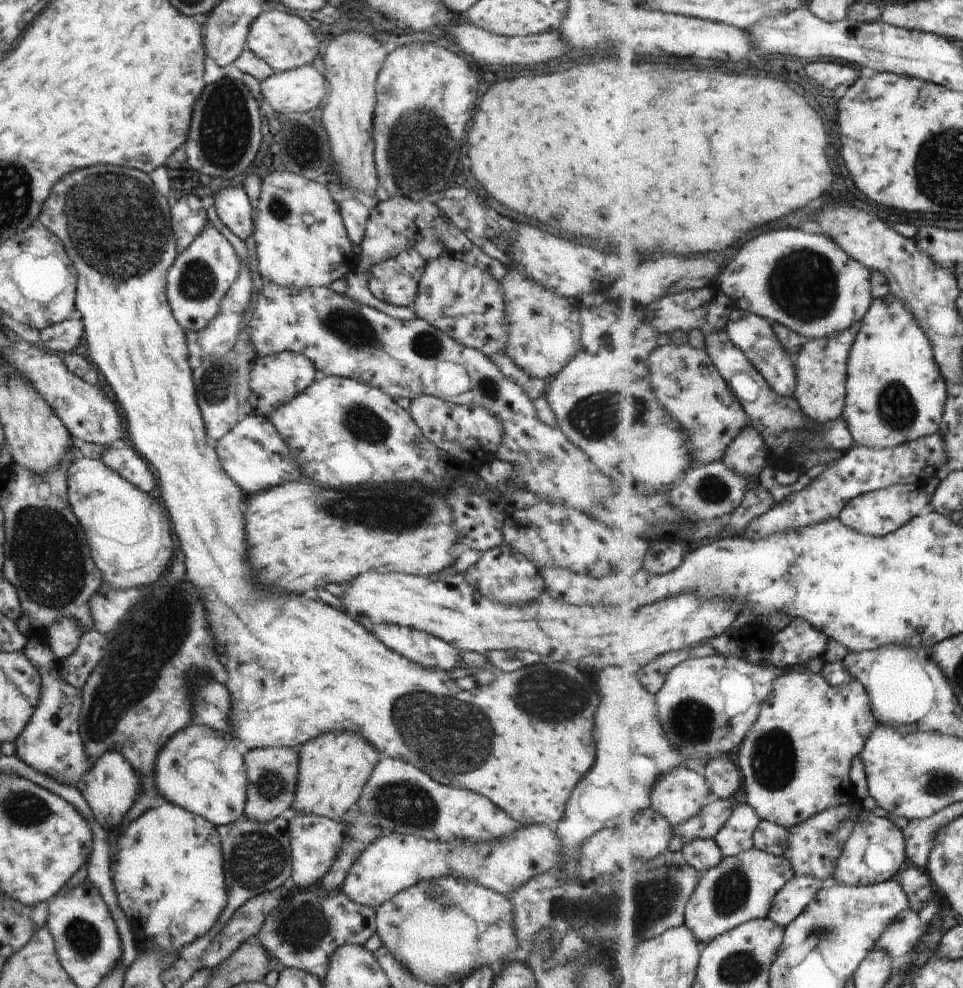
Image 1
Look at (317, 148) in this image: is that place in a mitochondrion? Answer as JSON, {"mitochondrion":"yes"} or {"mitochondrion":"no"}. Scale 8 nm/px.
{"mitochondrion":"no"}

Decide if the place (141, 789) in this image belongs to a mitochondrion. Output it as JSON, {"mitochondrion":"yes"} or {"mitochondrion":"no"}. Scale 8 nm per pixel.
{"mitochondrion":"no"}

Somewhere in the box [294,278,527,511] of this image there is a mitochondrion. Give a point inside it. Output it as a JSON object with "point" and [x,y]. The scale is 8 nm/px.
{"point":[350,327]}

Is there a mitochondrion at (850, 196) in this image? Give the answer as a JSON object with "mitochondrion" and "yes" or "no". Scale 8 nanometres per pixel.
{"mitochondrion":"no"}

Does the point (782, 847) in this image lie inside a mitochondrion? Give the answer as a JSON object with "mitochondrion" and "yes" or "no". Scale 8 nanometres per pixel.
{"mitochondrion":"no"}

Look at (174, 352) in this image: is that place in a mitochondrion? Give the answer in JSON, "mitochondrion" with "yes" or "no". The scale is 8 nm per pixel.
{"mitochondrion":"no"}

